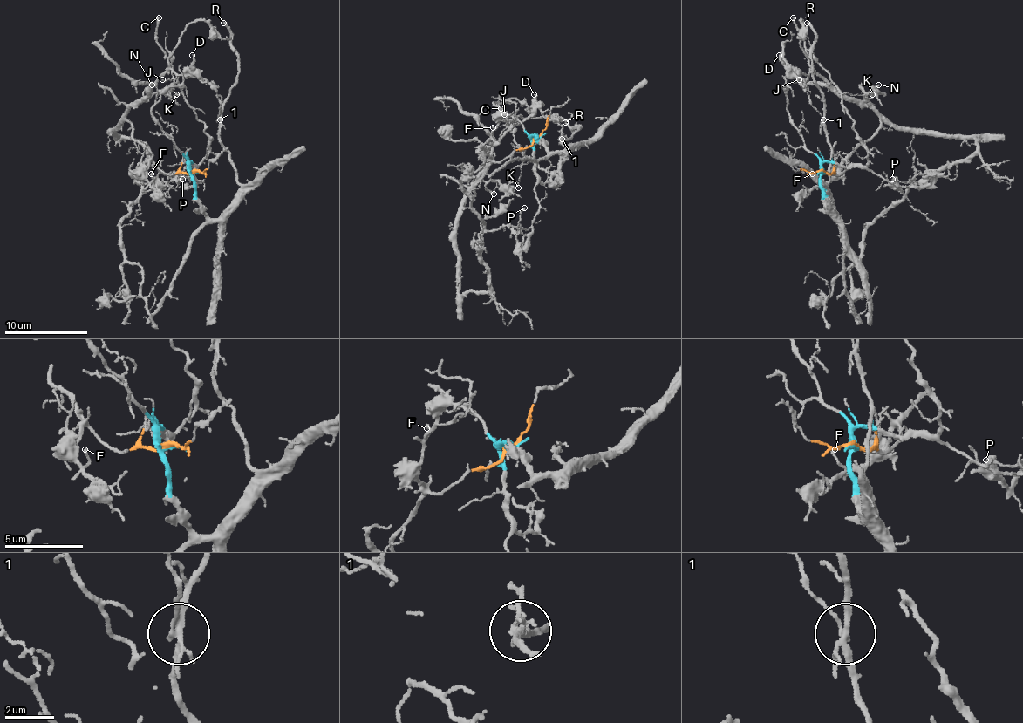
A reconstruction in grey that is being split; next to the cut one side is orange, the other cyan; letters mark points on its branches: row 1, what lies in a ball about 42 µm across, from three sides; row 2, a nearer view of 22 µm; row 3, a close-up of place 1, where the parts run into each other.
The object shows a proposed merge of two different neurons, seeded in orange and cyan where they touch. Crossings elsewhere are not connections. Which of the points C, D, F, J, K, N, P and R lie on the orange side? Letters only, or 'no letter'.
C, D, F, J, N, P

